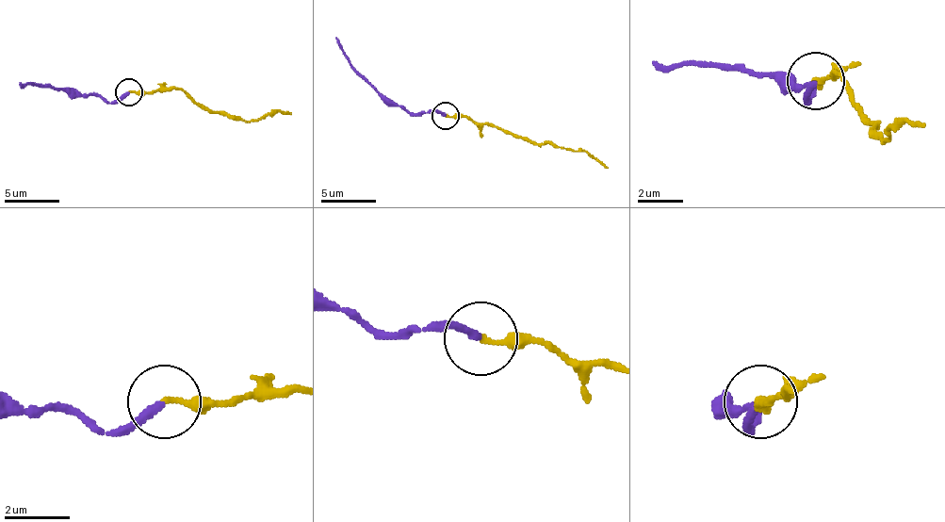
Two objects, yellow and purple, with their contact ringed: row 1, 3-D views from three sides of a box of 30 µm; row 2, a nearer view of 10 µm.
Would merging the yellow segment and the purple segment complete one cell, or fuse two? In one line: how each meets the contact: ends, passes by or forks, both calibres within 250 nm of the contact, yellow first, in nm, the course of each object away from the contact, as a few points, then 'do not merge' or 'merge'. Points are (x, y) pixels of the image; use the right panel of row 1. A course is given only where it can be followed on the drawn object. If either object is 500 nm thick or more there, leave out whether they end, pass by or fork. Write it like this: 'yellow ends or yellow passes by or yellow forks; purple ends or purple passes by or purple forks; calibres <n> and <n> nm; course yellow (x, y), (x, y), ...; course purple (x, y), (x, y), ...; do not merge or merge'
yellow ends; purple ends; calibres 180 and 240 nm; course yellow (817, 82), (839, 76), (886, 139), (897, 122), (925, 128); course purple (817, 82), (811, 99), (811, 88), (794, 88), (720, 65), (651, 59); merge

